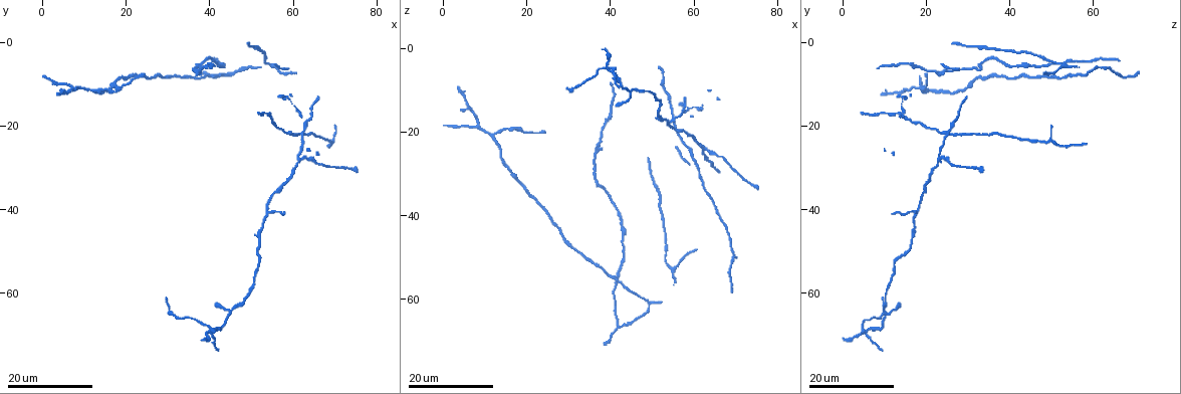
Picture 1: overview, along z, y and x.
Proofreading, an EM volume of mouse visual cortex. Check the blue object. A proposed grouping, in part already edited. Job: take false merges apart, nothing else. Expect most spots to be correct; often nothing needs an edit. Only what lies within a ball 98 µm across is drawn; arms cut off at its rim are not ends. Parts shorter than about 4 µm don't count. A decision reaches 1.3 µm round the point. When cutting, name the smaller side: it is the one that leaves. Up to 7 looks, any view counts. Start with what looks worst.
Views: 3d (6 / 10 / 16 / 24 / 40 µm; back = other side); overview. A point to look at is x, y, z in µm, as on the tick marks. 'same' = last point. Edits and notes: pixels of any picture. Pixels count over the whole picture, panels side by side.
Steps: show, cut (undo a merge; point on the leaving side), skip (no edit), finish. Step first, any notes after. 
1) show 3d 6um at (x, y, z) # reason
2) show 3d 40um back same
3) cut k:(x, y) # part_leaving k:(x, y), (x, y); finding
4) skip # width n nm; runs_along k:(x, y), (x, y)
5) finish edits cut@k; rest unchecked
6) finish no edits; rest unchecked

show 3d 24um at (40.5, 69.0, 5.5) # four-way junction

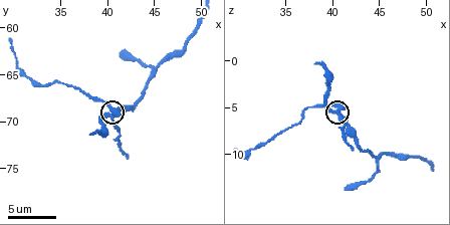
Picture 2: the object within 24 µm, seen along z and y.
show 3d 10um at (40.8, 69.4, 4.8)

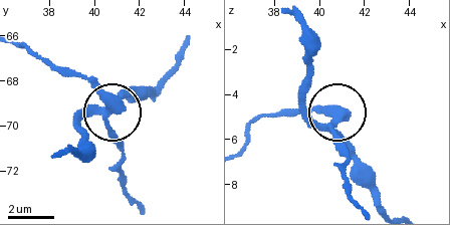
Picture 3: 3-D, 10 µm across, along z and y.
cut 3:(96, 84) # width 340 nm; part_leaving 3:(106, 113), (84, 79), (55, 70), (20, 45); two cells meet here

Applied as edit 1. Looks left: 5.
show overview

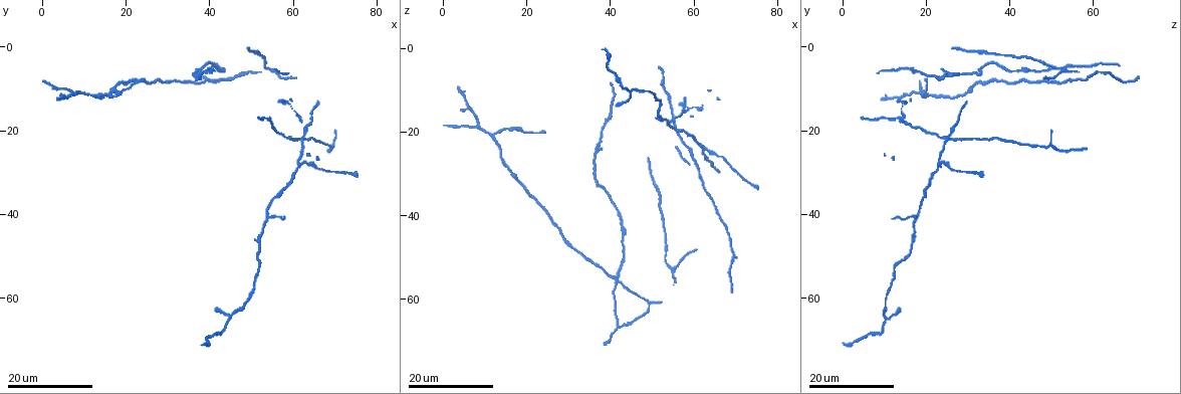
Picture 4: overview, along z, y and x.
show 3d 24um at (61.0, 28.5, 22.5) # three arms meet

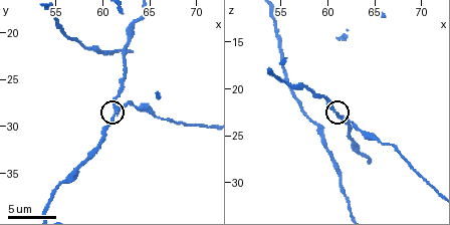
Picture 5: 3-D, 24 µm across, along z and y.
show 3d 10um at (61.6, 28.6, 23.0)

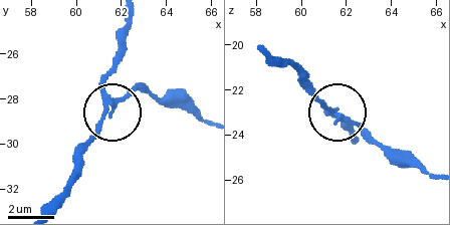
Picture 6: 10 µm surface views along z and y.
skip # arms 3; runs_along 6:(129, 18), (105, 87), (105, 105), (111, 106), (144, 83); one cell here

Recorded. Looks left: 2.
show 3d 24um at (12.0, 11.0, 20.5) # arms part here

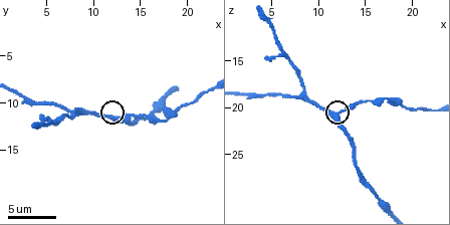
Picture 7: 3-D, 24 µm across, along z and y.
show 3d 10um same # zoom in

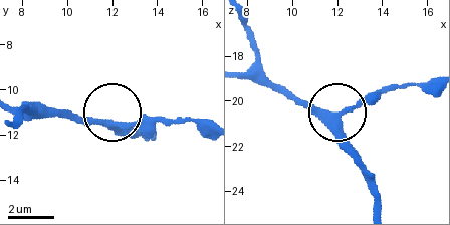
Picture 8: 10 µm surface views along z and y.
skip # arms 3; runs_along 8:(381, 204), (339, 114), (391, 84); all the same cell

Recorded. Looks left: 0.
finish edits cut@3; rest unchecked

